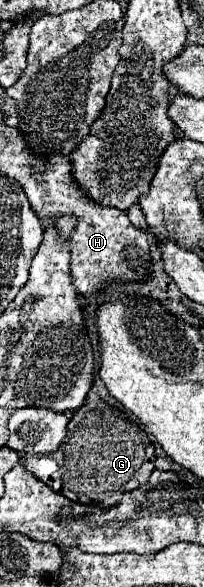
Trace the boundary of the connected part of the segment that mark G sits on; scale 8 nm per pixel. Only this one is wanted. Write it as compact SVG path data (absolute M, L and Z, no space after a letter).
M101 400L89 402L73 414L59 452L53 452L53 456L25 456L23 466L71 502L111 508L121 502L123 492L149 482L155 470L155 450L147 432L135 420Z

